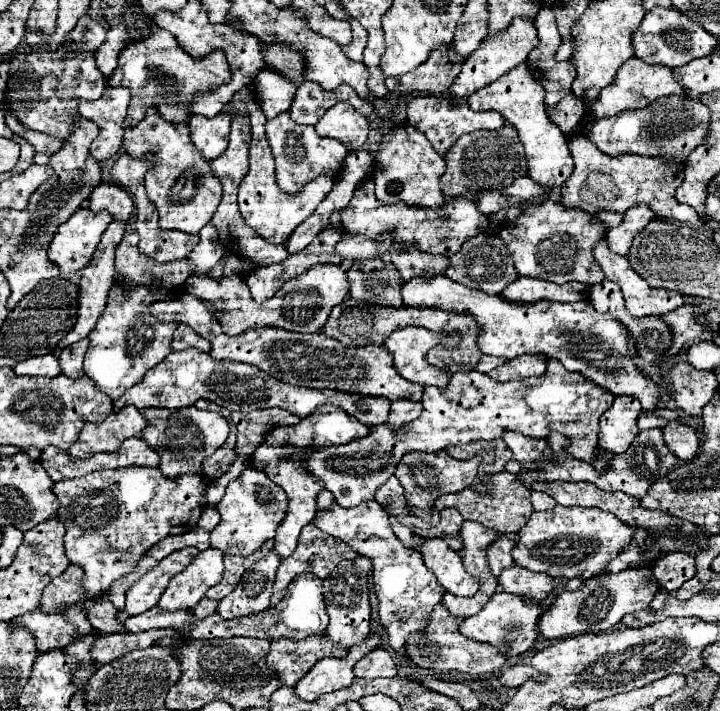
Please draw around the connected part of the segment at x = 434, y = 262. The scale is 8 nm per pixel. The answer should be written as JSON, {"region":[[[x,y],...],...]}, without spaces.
{"region":[[[410,247],[410,251],[390,249],[390,259],[392,259],[394,267],[400,271],[404,283],[414,277],[420,277],[420,275],[426,275],[426,277],[442,275],[446,271],[446,265],[450,265],[446,257],[428,255],[414,247]]]}

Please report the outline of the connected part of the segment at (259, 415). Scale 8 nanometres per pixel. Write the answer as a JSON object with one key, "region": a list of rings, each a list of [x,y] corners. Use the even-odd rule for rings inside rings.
{"region":[[[278,407],[274,409],[258,409],[250,413],[232,413],[232,421],[236,423],[238,429],[238,439],[236,439],[236,455],[248,455],[254,453],[258,445],[262,445],[262,439],[280,425],[296,425],[300,423],[300,417],[282,411]]]}

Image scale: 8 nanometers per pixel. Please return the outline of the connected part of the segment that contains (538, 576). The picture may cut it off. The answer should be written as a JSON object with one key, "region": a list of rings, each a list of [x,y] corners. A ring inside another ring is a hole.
{"region":[[[518,565],[504,569],[500,579],[498,579],[500,587],[506,593],[514,593],[514,595],[522,595],[530,601],[544,601],[552,589],[554,589],[554,581],[550,575],[546,573],[532,573],[528,569],[522,569]]]}

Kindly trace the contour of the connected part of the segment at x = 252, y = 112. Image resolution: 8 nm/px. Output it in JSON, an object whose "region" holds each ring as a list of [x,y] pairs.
{"region":[[[244,87],[242,91],[238,91],[234,95],[234,99],[226,105],[226,111],[230,115],[240,113],[246,115],[248,109],[248,117],[252,123],[252,141],[250,141],[250,171],[248,175],[242,179],[240,183],[240,191],[238,191],[238,205],[240,205],[240,213],[244,217],[244,221],[256,229],[268,243],[286,243],[290,233],[304,221],[308,219],[316,207],[320,205],[320,201],[332,191],[334,187],[334,179],[330,177],[322,177],[314,179],[314,183],[308,183],[306,189],[302,189],[298,195],[286,195],[286,191],[282,191],[276,183],[276,171],[274,171],[274,157],[270,151],[270,145],[266,141],[264,135],[264,125],[266,125],[266,117],[262,115],[262,109],[258,107],[256,99],[254,99],[254,89],[252,87]]]}

